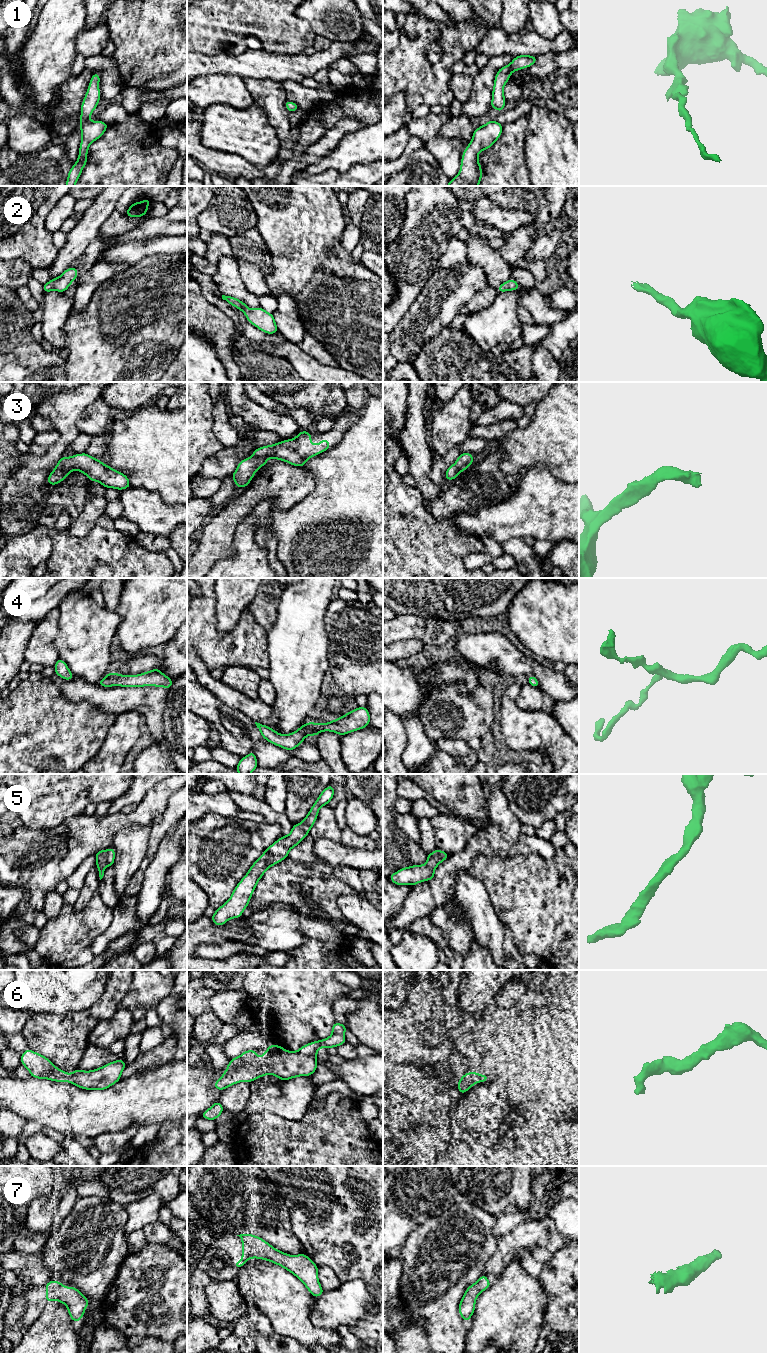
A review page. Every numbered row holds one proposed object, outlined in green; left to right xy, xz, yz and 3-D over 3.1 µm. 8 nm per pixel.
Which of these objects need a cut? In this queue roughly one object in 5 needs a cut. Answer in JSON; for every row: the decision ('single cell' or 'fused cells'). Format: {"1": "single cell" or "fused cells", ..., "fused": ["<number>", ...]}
{"1": "single cell", "2": "single cell", "3": "single cell", "4": "single cell", "5": "single cell", "6": "single cell", "7": "single cell", "fused": []}

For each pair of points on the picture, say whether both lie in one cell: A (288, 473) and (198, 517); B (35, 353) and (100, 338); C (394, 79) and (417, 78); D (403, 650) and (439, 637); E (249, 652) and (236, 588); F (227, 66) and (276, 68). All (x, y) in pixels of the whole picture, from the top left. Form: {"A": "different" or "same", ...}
{"A": "different", "B": "different", "C": "same", "D": "different", "E": "different", "F": "same"}

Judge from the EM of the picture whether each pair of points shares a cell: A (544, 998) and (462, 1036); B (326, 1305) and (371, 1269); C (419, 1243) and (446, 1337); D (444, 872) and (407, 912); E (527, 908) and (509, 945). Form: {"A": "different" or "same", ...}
{"A": "different", "B": "different", "C": "same", "D": "same", "E": "different"}

